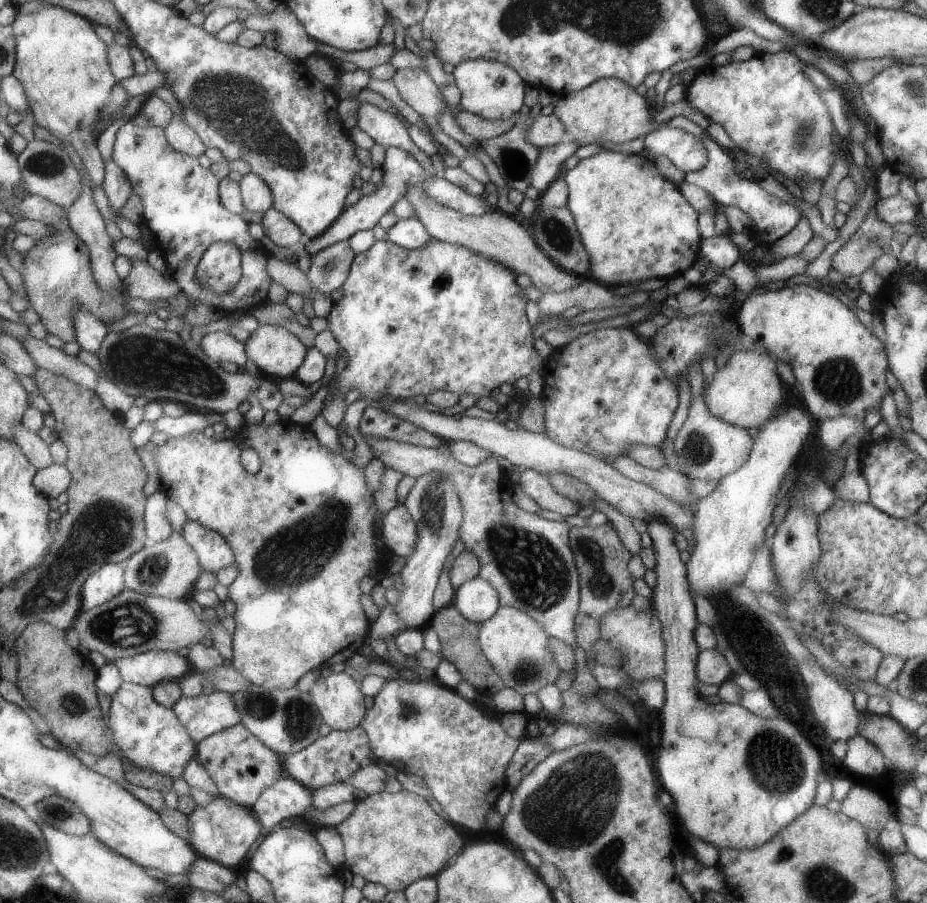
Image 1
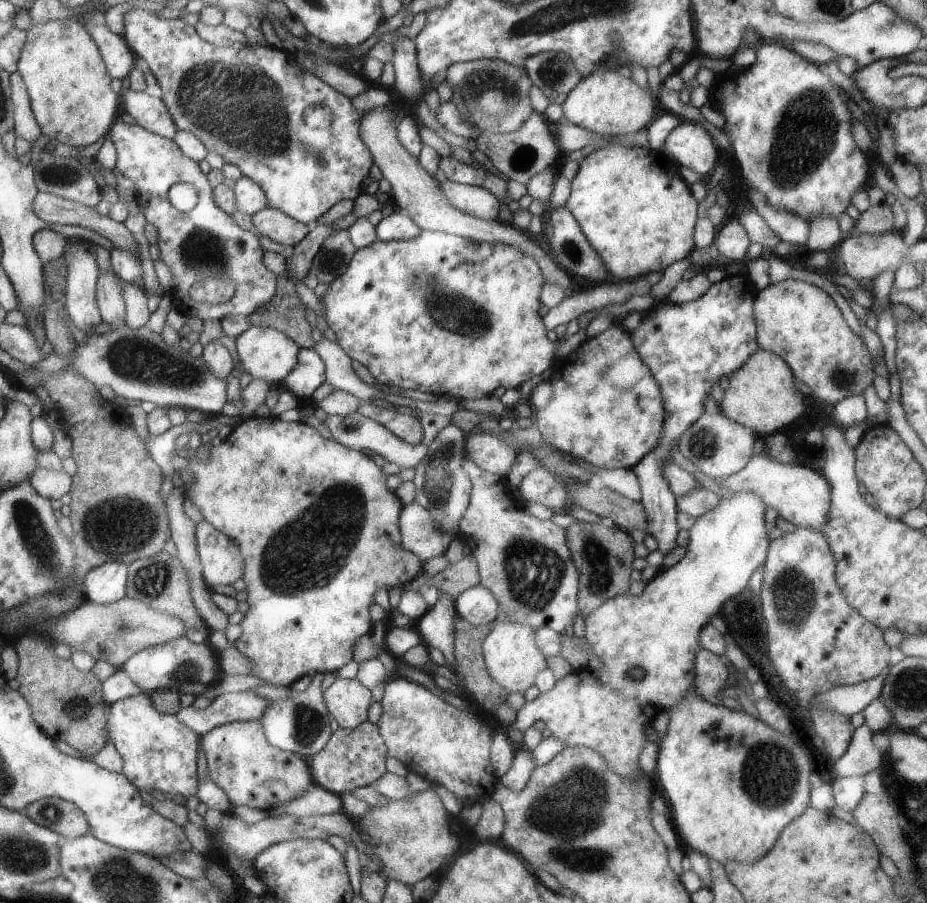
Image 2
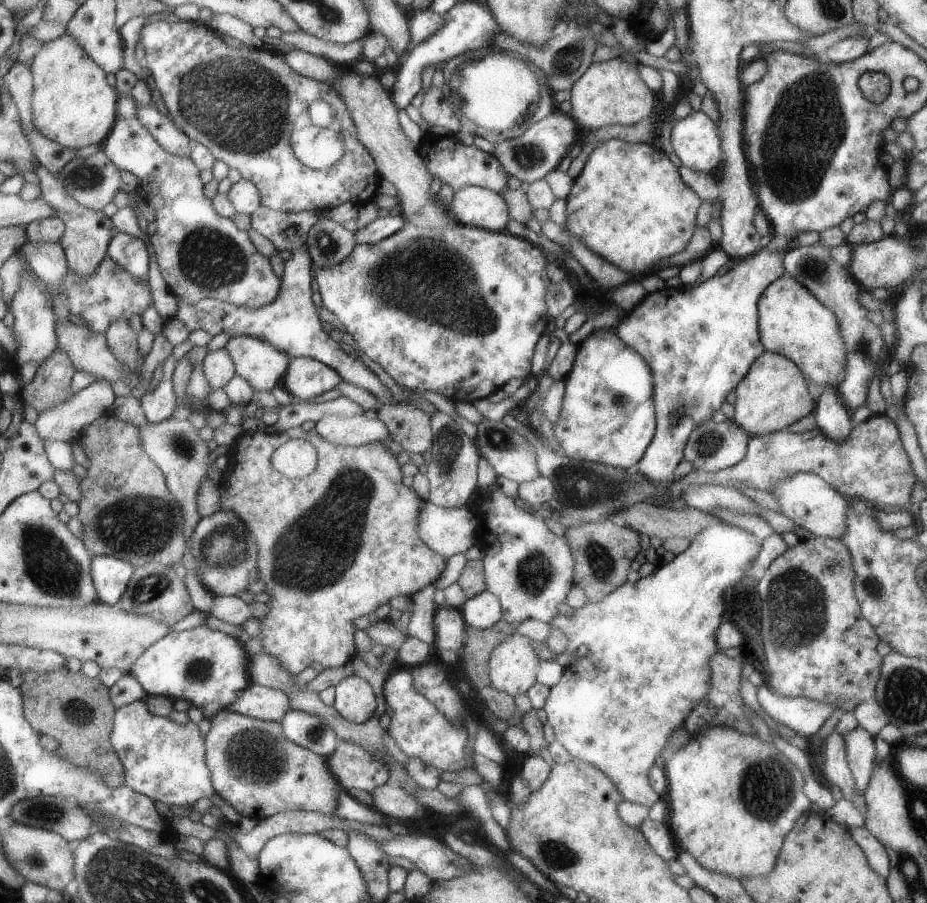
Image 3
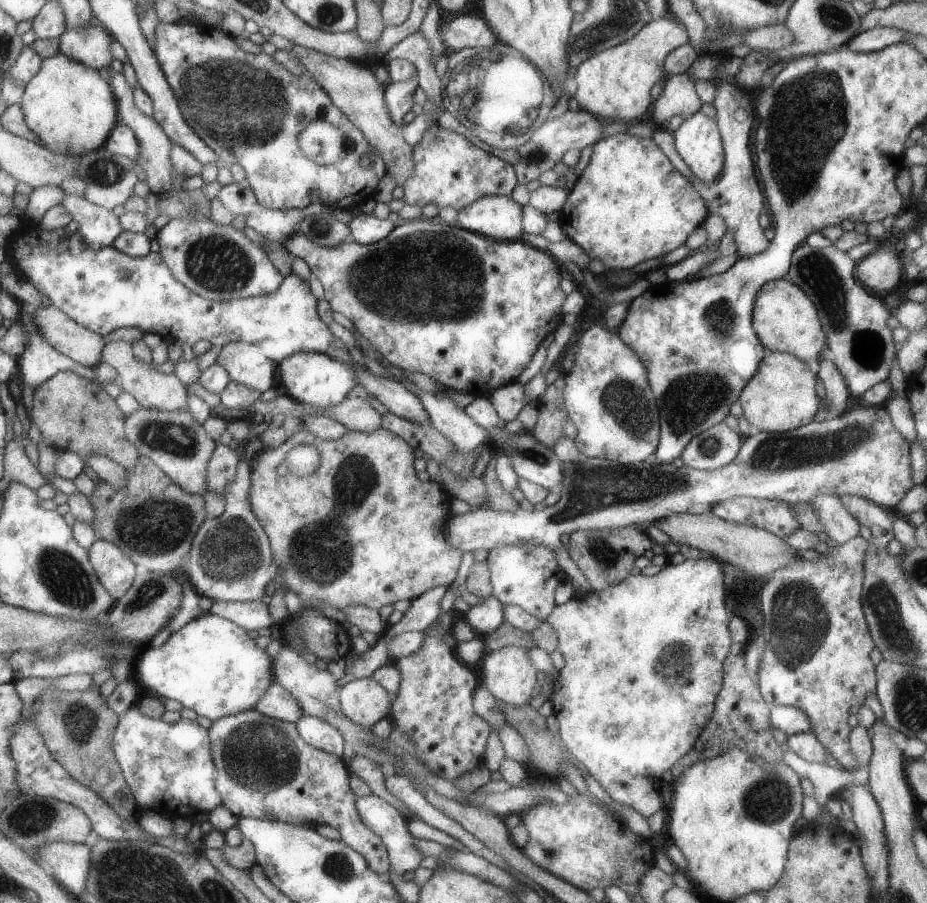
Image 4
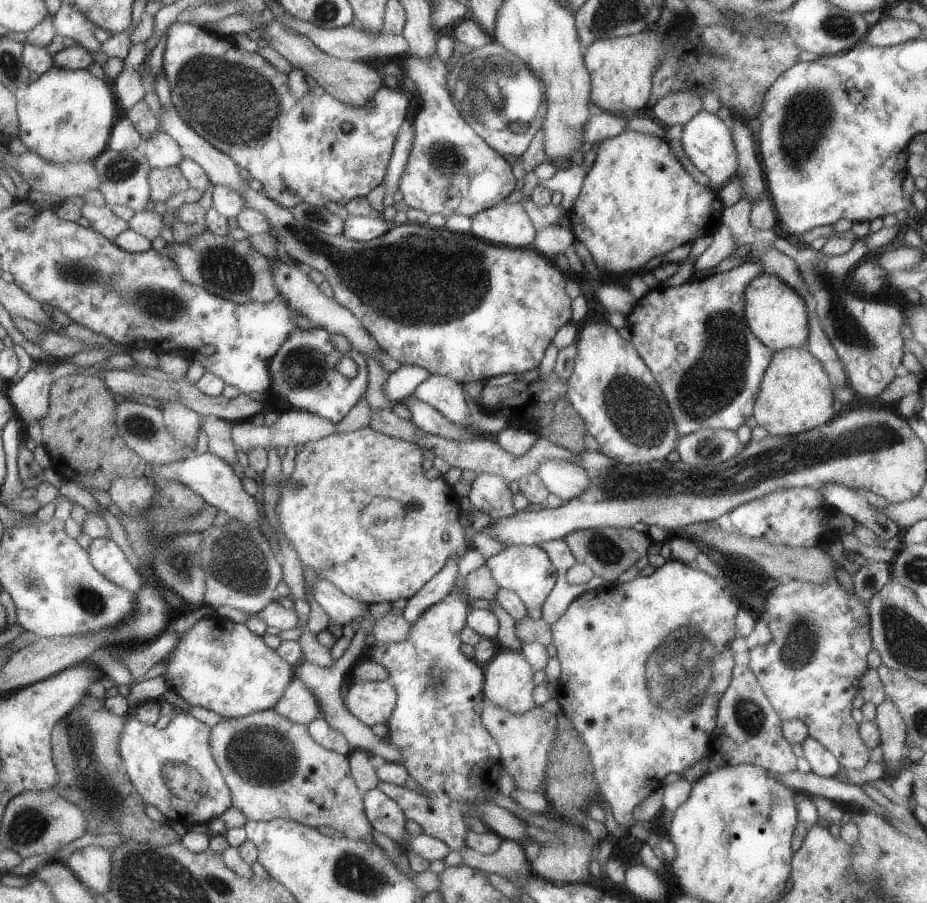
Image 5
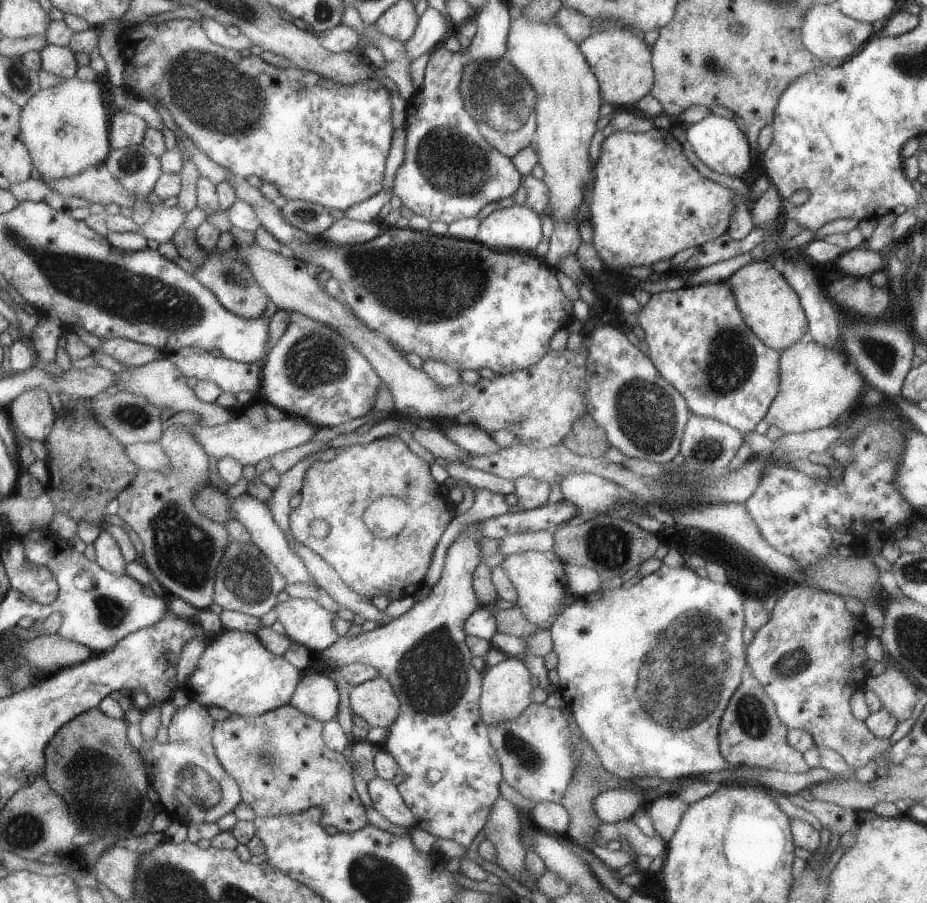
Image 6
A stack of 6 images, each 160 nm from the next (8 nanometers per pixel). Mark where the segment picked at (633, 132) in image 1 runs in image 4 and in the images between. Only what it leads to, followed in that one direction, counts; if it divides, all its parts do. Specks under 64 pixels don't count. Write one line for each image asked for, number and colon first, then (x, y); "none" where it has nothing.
2: (607, 103)
3: (610, 92)
4: (612, 85)

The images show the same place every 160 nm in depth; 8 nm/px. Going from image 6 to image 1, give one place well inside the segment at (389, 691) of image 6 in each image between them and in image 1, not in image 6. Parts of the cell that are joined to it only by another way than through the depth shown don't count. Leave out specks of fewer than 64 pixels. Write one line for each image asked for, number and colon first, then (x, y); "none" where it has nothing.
1: (338, 698)
2: (347, 701)
3: (353, 697)
4: (363, 701)
5: (372, 702)

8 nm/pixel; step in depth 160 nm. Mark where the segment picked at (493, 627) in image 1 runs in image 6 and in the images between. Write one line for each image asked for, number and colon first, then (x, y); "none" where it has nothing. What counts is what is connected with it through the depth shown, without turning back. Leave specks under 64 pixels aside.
2: (512, 659)
3: (512, 665)
4: (507, 674)
5: (507, 683)
6: (506, 689)

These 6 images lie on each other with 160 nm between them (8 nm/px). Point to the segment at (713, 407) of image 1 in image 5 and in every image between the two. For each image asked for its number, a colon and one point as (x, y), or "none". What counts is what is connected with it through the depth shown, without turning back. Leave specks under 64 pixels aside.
2: (761, 396)
3: (773, 394)
4: (780, 396)
5: (795, 395)

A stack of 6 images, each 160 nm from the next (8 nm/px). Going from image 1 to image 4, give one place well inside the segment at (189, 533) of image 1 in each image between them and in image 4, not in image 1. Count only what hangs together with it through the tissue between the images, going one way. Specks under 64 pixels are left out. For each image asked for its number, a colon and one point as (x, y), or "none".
2: (219, 558)
3: (224, 552)
4: (229, 559)

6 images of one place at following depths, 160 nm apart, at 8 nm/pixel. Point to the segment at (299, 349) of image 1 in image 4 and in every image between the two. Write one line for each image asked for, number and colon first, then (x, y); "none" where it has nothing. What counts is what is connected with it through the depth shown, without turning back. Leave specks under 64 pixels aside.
2: (264, 353)
3: (258, 363)
4: (242, 365)

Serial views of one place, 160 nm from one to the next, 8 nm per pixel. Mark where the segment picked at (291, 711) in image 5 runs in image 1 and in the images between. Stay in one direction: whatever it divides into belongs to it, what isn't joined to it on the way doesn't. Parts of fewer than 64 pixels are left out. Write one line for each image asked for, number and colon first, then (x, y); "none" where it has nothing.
1: (203, 715)
2: (238, 706)
3: (257, 701)
4: (276, 703)

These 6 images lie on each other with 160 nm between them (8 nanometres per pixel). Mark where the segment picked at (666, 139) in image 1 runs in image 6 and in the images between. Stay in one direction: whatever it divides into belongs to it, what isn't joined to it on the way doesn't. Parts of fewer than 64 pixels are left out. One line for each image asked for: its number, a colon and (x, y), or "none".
2: (689, 144)
3: (694, 138)
4: (697, 140)
5: (707, 141)
6: (717, 141)

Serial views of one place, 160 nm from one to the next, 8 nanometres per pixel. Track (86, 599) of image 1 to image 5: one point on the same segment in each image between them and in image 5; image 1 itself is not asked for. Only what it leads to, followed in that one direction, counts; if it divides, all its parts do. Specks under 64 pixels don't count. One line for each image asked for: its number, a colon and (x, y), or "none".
2: (106, 584)
3: (109, 575)
4: (115, 572)
5: (107, 558)

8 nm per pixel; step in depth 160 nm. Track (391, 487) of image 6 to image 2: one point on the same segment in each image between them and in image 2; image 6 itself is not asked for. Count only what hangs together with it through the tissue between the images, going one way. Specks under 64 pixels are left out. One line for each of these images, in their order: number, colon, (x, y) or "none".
2: (316, 526)
3: (333, 546)
4: (362, 530)
5: (334, 477)

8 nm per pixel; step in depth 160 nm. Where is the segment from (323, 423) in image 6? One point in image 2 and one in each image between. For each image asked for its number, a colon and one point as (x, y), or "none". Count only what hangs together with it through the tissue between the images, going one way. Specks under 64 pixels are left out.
2: (309, 373)
3: (304, 378)
4: (311, 378)
5: (302, 372)

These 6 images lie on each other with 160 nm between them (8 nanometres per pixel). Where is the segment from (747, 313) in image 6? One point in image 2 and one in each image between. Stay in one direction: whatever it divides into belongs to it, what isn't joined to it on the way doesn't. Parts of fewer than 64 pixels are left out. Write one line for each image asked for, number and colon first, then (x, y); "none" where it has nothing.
2: (798, 322)
3: (791, 321)
4: (784, 319)
5: (776, 315)

